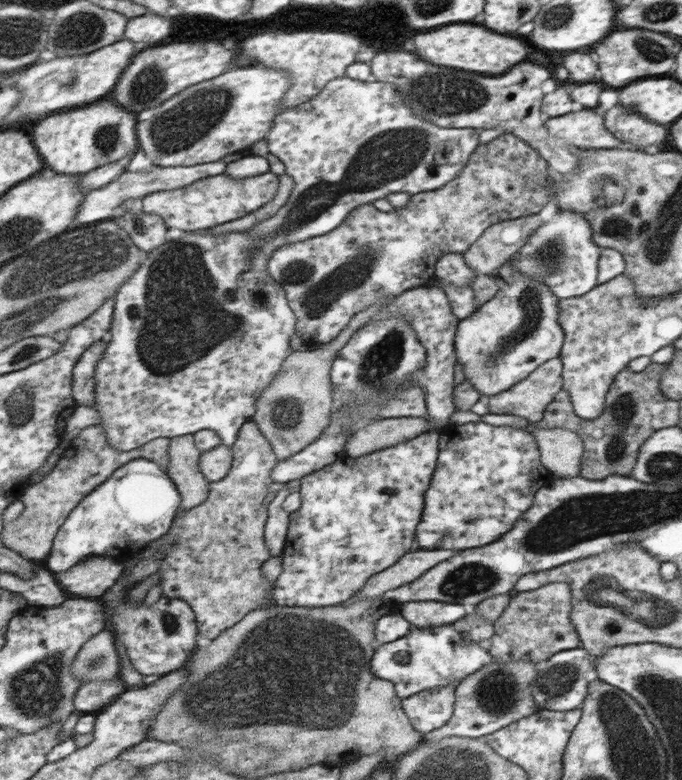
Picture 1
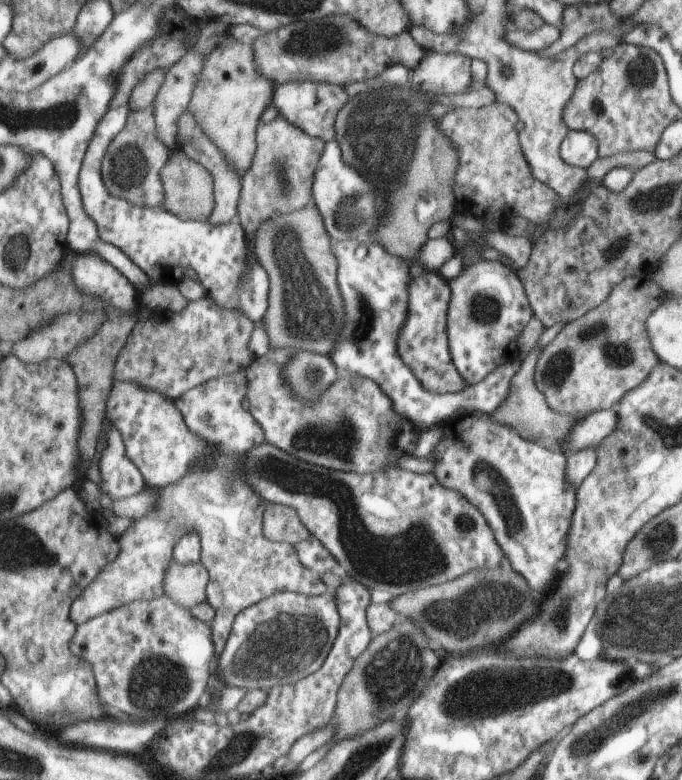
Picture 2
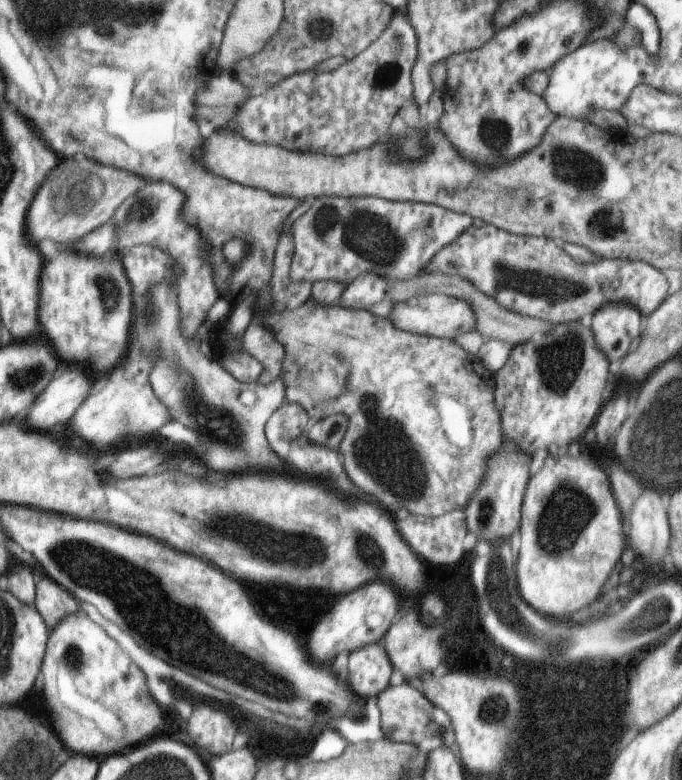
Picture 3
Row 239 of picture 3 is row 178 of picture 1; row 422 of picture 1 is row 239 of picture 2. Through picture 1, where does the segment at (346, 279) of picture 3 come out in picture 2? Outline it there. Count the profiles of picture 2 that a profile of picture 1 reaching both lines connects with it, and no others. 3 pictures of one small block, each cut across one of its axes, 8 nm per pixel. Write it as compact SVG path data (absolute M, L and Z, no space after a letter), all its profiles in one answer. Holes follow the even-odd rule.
M129 105L108 110L89 143L80 172L84 207L97 223L100 237L125 252L157 284L177 285L185 276L185 270L192 268L207 289L207 296L219 306L239 309L255 324L261 322L270 304L270 278L257 256L255 259L250 256L239 220L224 225L212 225L208 220L185 221L164 207L137 206L131 200L117 198L109 192L102 164L110 144L125 128L130 112Z

